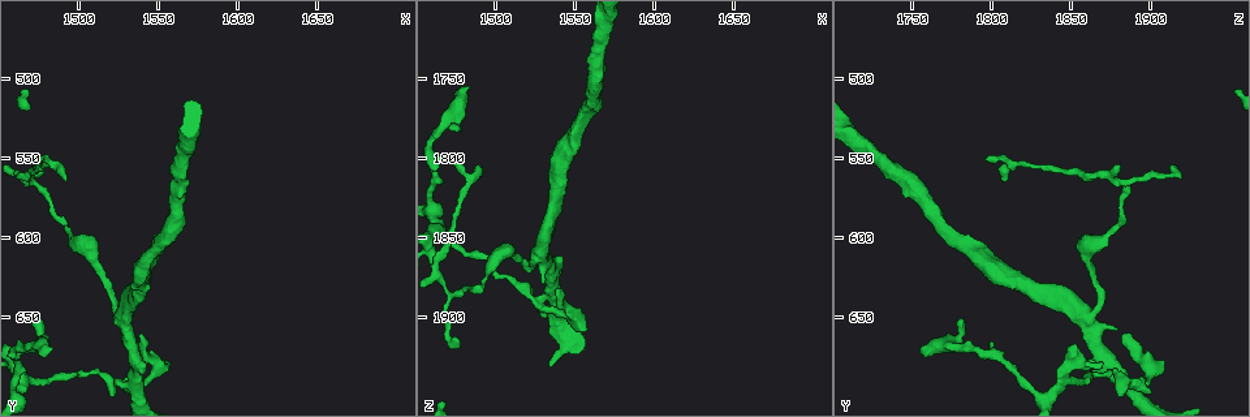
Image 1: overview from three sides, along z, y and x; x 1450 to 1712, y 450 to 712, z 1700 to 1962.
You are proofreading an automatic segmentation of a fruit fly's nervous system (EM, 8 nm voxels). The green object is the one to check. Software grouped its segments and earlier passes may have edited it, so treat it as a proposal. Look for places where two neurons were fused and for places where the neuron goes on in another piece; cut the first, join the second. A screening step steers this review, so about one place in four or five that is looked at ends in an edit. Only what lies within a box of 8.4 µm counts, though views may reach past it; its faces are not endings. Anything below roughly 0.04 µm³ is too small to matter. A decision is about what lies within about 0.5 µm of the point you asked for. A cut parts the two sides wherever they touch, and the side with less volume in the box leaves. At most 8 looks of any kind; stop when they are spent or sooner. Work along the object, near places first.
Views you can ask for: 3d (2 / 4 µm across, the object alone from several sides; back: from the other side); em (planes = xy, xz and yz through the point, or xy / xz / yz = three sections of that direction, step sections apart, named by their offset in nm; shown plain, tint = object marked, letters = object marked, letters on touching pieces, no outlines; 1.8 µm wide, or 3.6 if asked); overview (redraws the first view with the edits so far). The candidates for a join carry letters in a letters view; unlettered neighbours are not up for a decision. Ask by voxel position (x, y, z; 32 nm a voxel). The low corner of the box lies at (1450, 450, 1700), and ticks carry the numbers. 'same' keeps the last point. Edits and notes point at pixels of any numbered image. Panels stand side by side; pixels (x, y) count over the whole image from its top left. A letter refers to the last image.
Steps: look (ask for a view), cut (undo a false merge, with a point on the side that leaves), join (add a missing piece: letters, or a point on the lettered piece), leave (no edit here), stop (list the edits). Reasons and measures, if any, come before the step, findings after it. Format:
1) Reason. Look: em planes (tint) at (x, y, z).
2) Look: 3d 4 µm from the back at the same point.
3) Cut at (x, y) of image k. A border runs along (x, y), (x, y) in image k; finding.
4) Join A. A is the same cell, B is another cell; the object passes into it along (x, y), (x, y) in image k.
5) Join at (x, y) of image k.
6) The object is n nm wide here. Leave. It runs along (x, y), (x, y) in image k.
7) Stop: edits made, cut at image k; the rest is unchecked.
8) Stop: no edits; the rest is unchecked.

Tapers out. Look: em xz step 16 (letters) at (1478, 554, 1914).

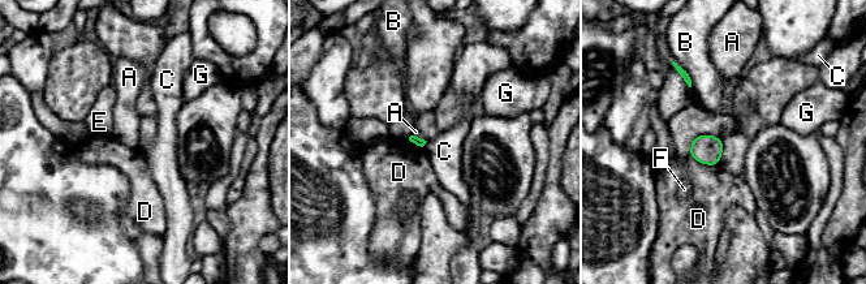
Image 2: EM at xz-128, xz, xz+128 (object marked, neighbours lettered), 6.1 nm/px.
Leave. A, B, C, D, E, F and G are other cells; a border runs along (427, 141), (422, 146) in image 2; none of them fits.

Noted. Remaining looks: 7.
Thick turns thin. Look: 3d 4 µm at (1494, 594, 1878).

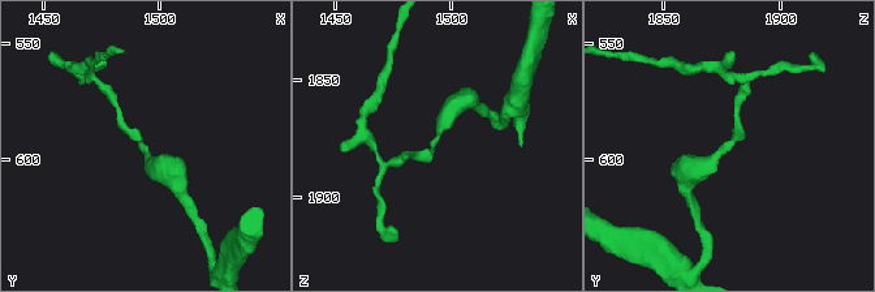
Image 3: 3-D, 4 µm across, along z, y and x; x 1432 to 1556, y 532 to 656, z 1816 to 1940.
Now the EM. Look: em xy step 16 (plain) at (1492, 596, 1876).

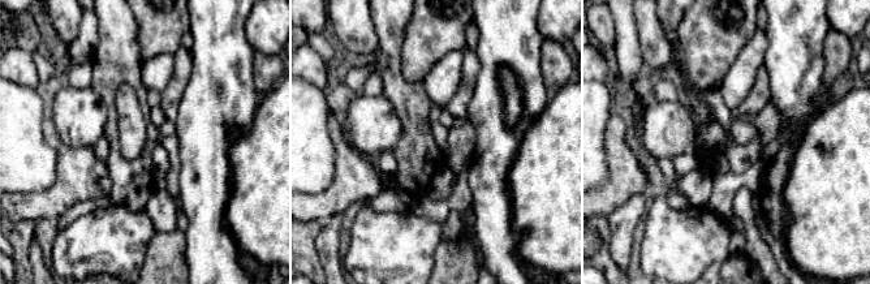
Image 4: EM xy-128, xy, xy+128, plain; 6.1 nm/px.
See the neighbours. Look: em xy step 16 (letters) at the same point.

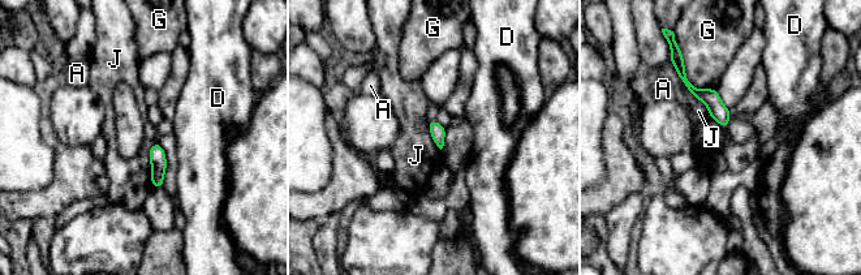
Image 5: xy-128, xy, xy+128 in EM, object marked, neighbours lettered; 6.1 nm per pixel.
The longest contact is with J, 340 nm. Leave. A, D, G and J are other cells; a border runs along (675, 74), (706, 106), (710, 116) in image 5; one neuron here.

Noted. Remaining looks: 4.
Sharp bend. Look: em planes (letters) at (1534, 692, 1886).

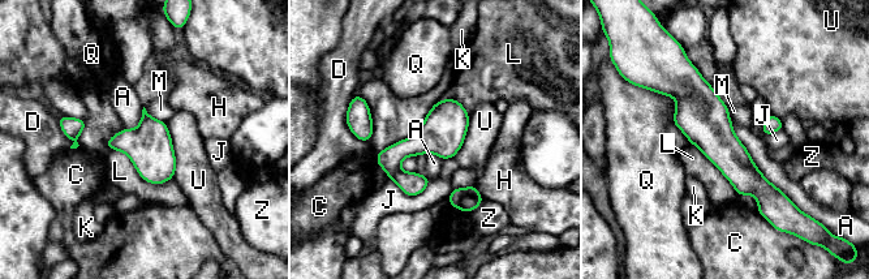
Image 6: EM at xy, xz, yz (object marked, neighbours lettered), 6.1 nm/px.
The object is 280 nm wide here. Cut at (412, 184) of image 6. A, C, D, H, J, K, L, M, Q, U and Z are other cells; a border runs along (400, 170), (390, 177) in image 6; a second neuron is stuck on.

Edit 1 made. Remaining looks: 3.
Stop: edits made, cut at image 6; the rest is unchecked.

